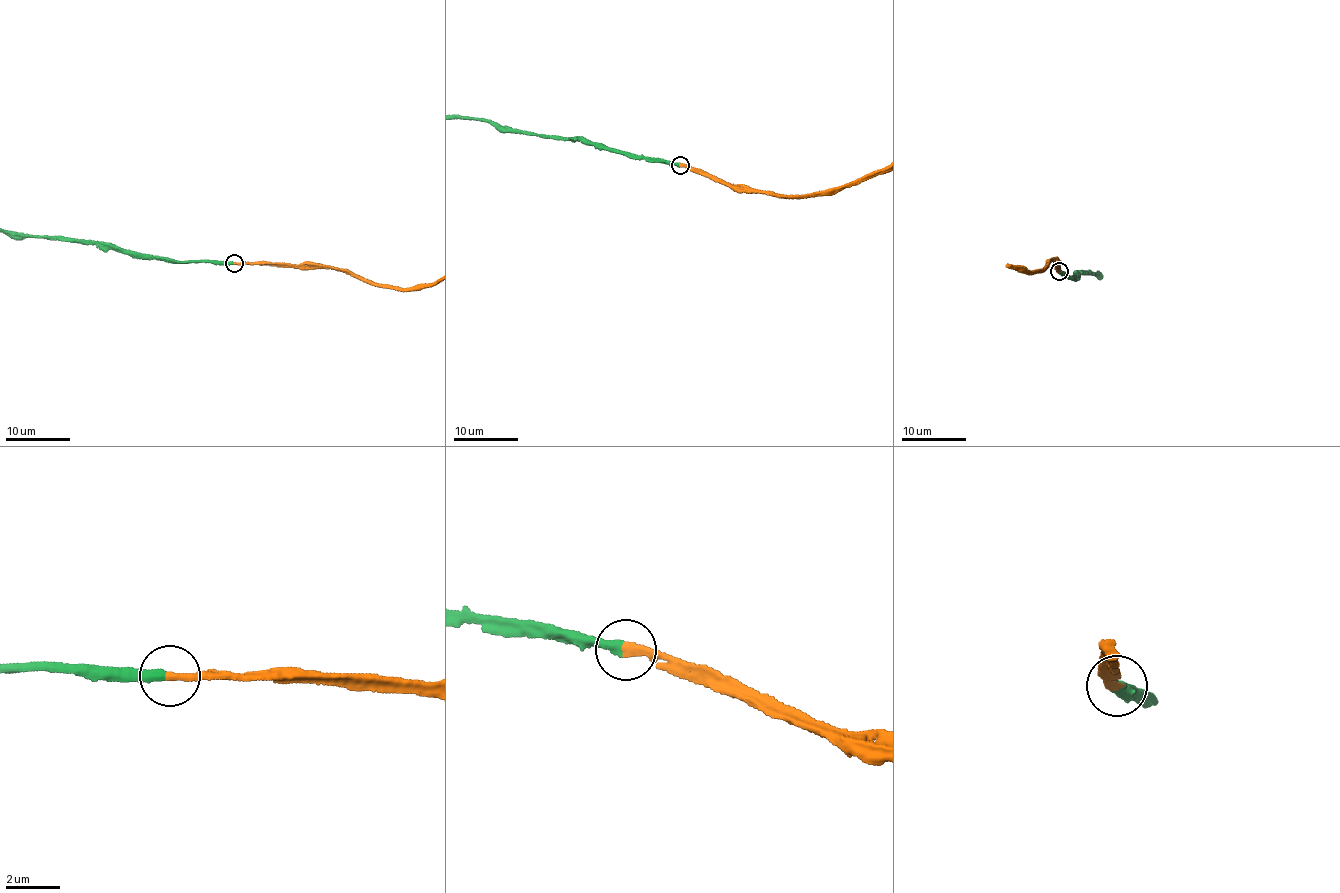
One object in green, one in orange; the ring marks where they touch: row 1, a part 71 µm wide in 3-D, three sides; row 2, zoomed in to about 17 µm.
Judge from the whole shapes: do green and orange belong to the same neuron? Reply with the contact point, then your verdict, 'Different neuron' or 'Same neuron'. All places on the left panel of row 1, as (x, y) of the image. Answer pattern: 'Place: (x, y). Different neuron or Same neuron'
Place: (234, 263). Same neuron

